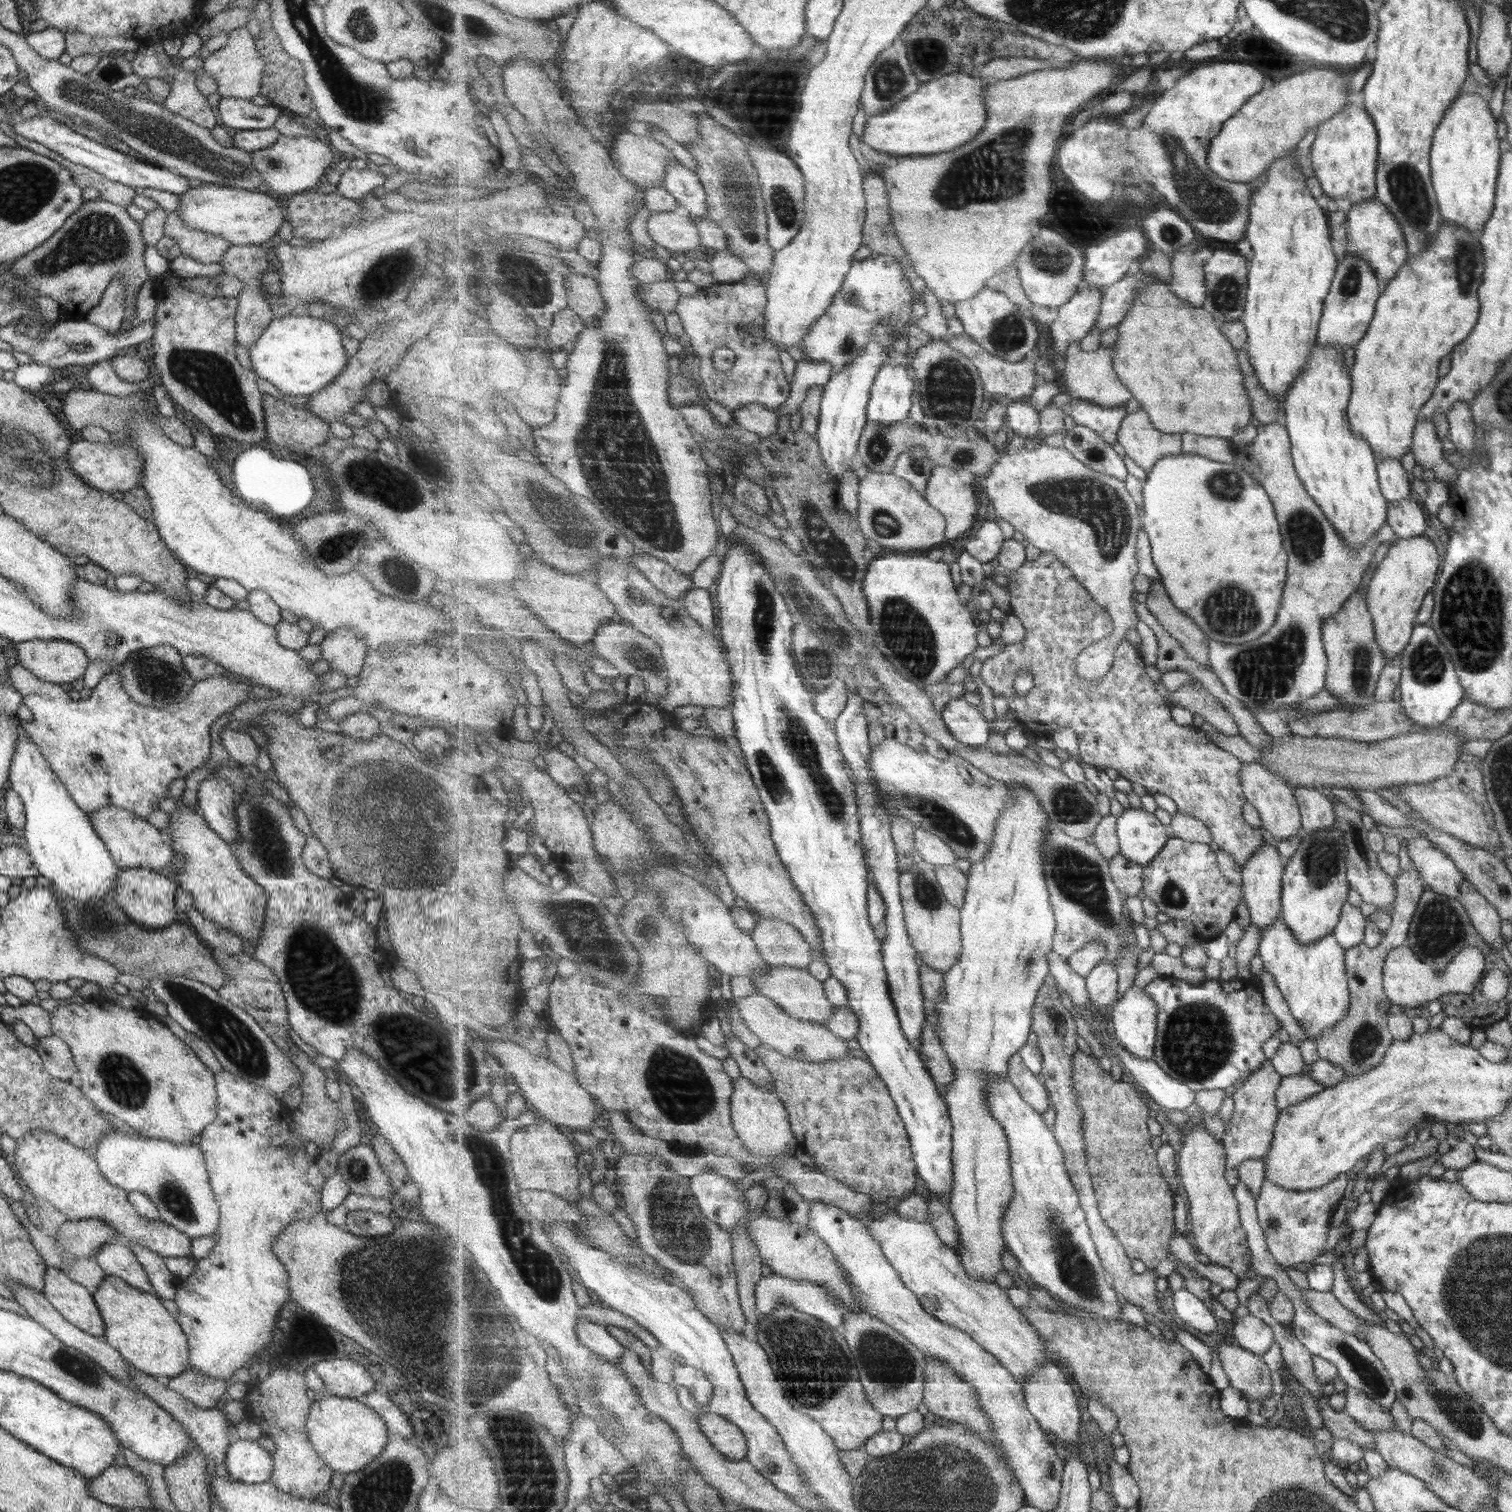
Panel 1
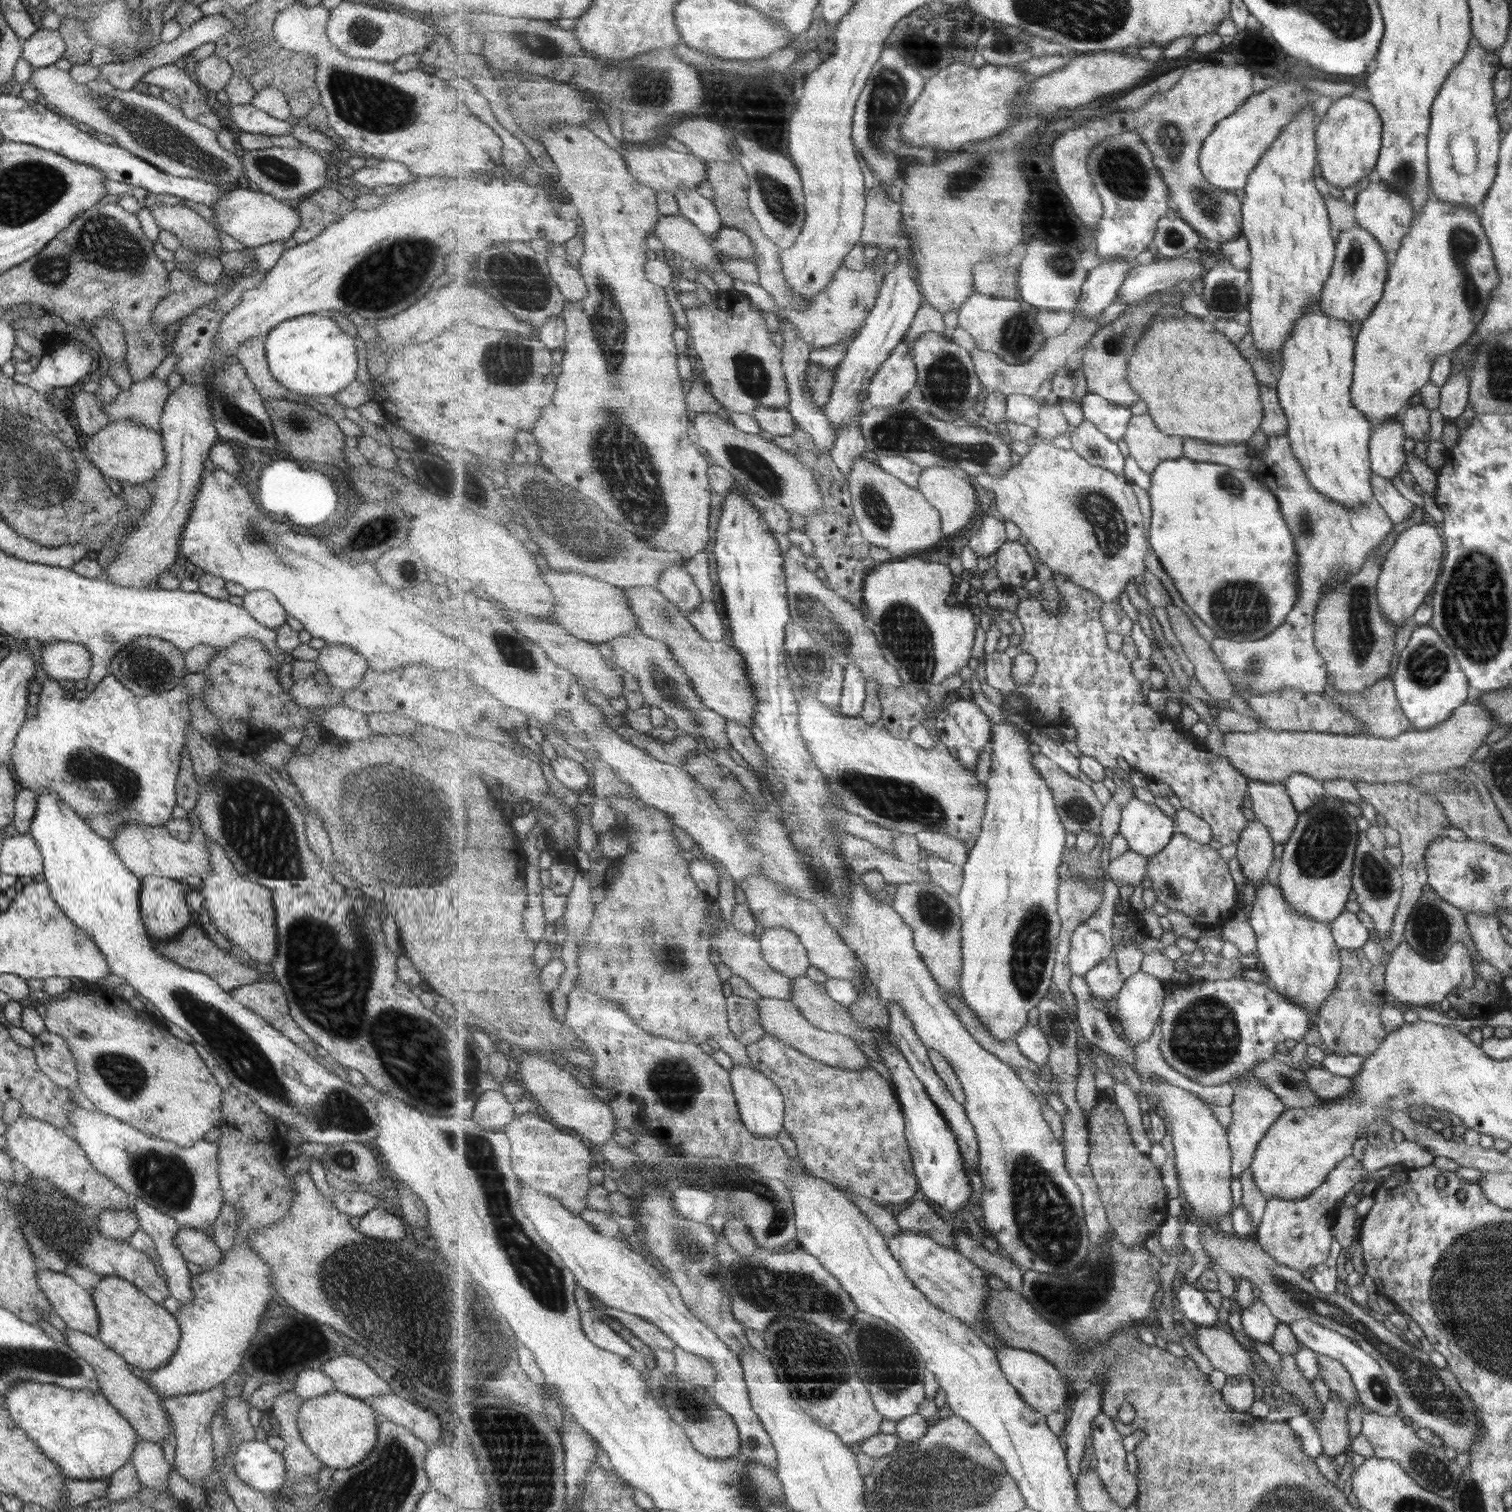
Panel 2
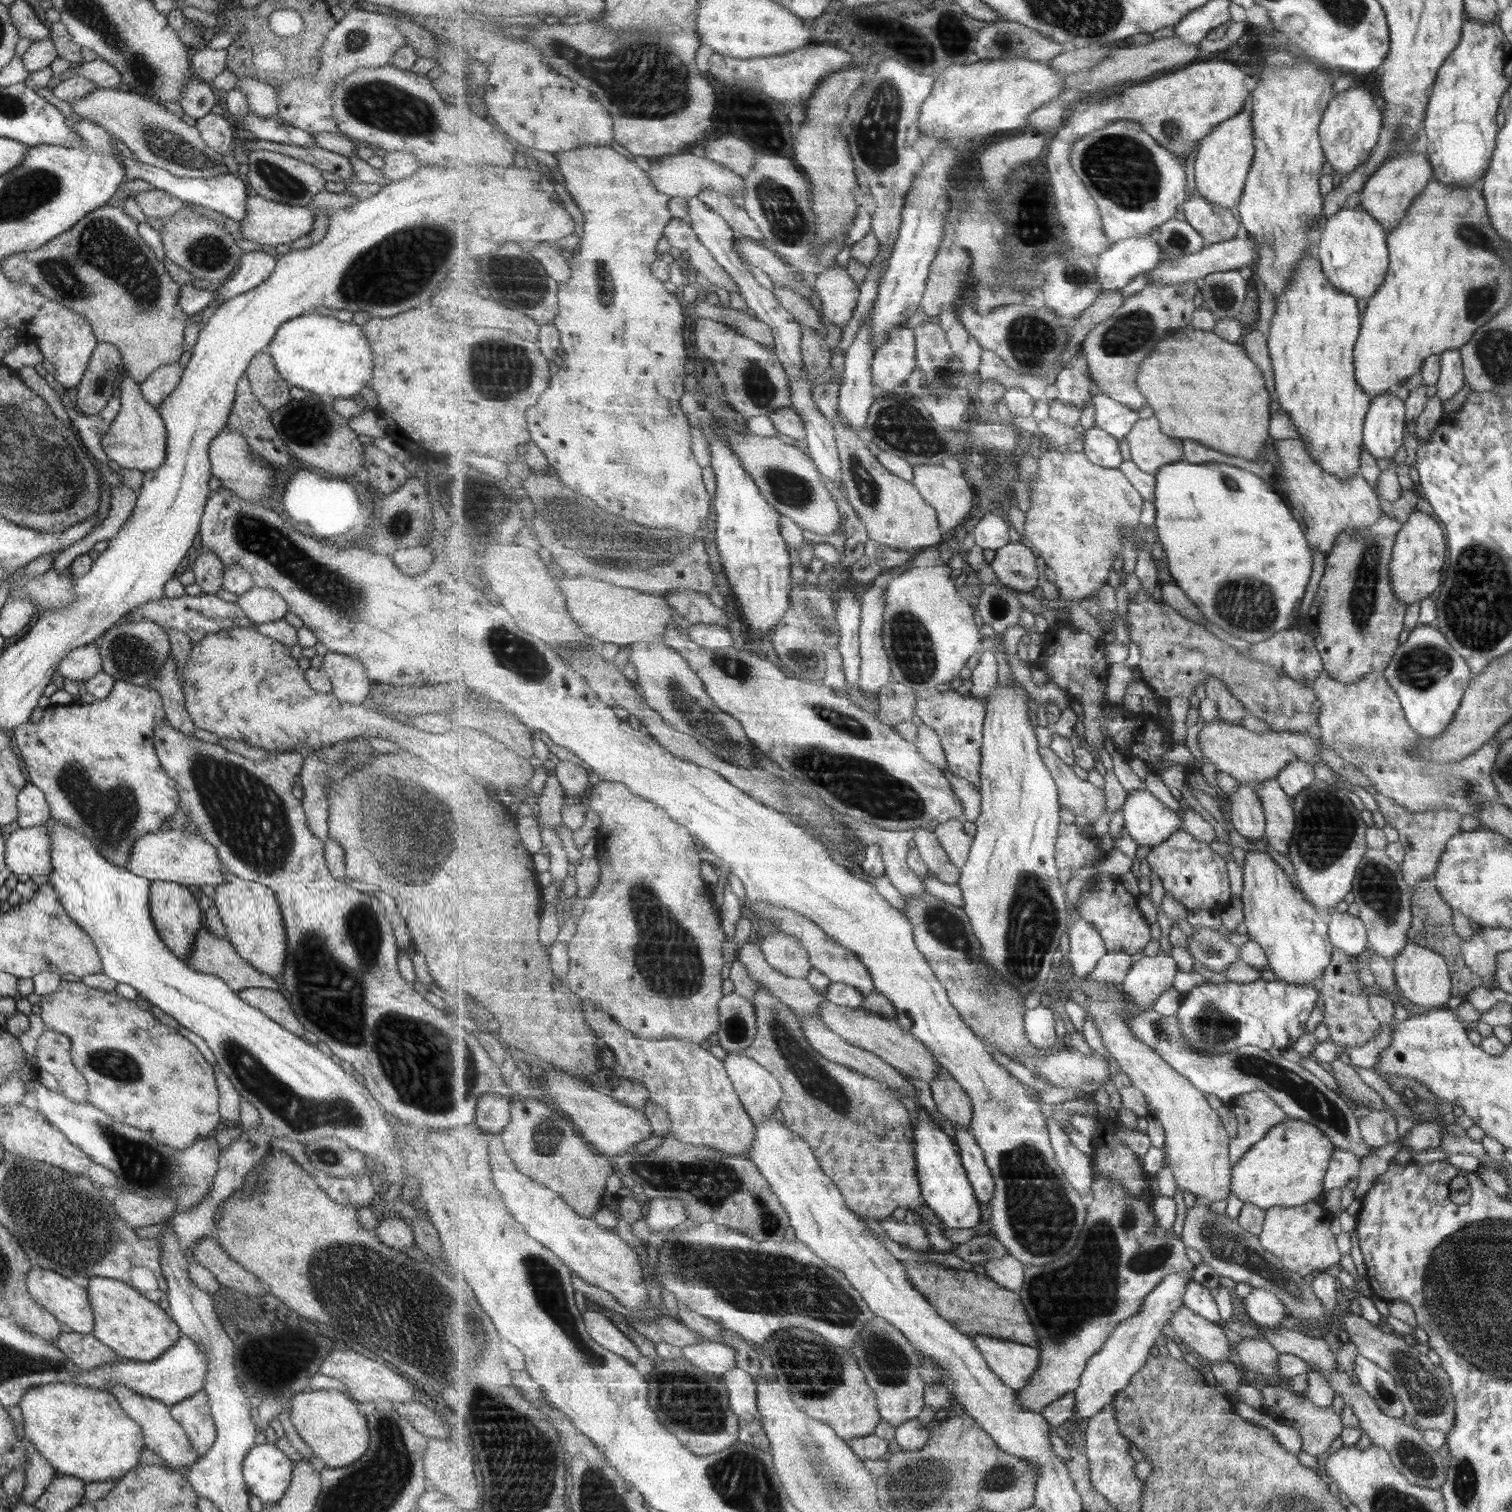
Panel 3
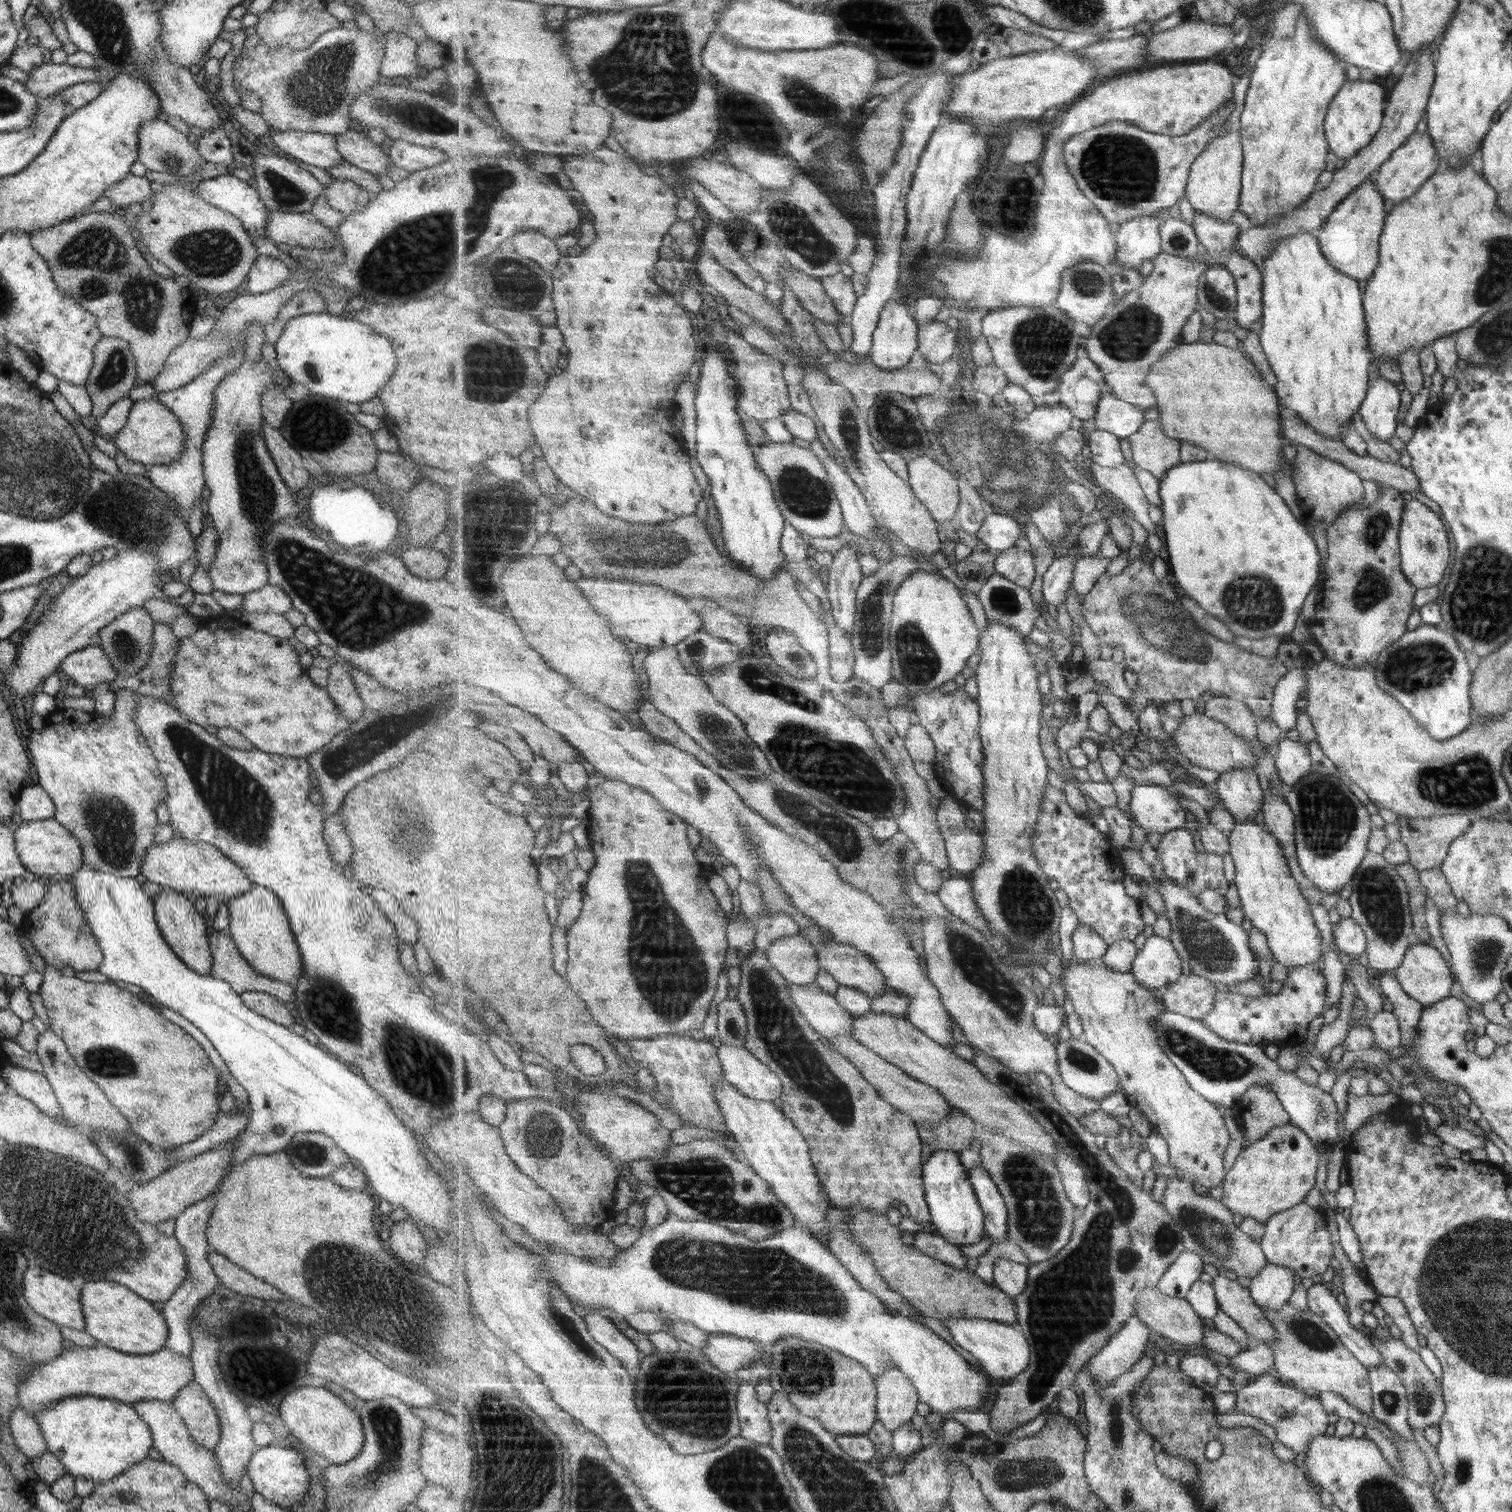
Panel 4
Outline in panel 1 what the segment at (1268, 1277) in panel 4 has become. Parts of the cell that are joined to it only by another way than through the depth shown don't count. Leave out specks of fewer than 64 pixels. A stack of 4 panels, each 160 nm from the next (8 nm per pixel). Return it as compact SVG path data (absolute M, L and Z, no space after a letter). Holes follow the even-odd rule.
M1251 1314L1238 1317L1232 1322L1232 1329L1237 1344L1249 1353L1264 1355L1273 1343L1273 1334L1269 1326Z

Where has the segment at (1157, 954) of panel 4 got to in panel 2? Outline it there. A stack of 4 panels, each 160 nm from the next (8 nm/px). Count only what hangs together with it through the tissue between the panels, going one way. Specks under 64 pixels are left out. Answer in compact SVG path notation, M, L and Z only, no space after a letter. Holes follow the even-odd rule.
M1140 970L1137 974L1127 979L1121 993L1115 999L1116 1016L1120 1019L1126 1040L1131 1044L1147 1042L1153 1036L1153 1030L1157 1026L1157 1020L1162 1016L1164 1009L1164 998L1167 982L1157 979L1157 976L1151 976Z

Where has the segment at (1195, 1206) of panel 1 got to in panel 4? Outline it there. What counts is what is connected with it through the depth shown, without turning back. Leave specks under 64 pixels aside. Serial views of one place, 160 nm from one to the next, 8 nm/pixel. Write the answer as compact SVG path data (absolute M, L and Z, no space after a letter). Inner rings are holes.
M1076 956L1071 957L1071 962L1070 965L1067 969L1067 971L1065 971L1064 974L1062 974L1062 970L1061 970L1061 975L1059 976L1059 984L1061 986L1061 988L1063 988L1063 990L1065 990L1065 994L1067 994L1069 996L1069 998L1071 999L1071 1002L1074 1006L1074 1009L1079 1013L1079 1016L1082 1018L1082 1026L1083 1026L1083 1035L1082 1037L1087 1041L1092 1043L1092 1045L1094 1047L1096 1047L1096 1049L1098 1051L1100 1051L1100 1053L1102 1055L1104 1055L1105 1058L1109 1059L1109 1062L1113 1063L1113 1066L1116 1068L1116 1071L1118 1072L1119 1076L1120 1076L1120 1086L1121 1086L1121 1091L1125 1094L1129 1104L1132 1107L1137 1107L1140 1108L1143 1111L1143 1114L1145 1114L1145 1116L1147 1116L1147 1118L1152 1122L1155 1131L1159 1134L1161 1134L1161 1136L1163 1136L1163 1138L1165 1138L1165 1140L1167 1140L1168 1145L1169 1145L1169 1150L1170 1150L1170 1164L1180 1173L1185 1172L1185 1174L1192 1174L1193 1175L1193 1179L1192 1182L1193 1183L1197 1183L1200 1184L1201 1186L1205 1186L1207 1188L1215 1188L1215 1186L1219 1186L1219 1187L1223 1187L1224 1186L1224 1182L1225 1182L1225 1177L1226 1177L1226 1166L1224 1165L1224 1153L1226 1152L1226 1150L1228 1149L1229 1143L1232 1141L1232 1135L1230 1134L1227 1124L1225 1123L1225 1118L1224 1118L1224 1114L1223 1112L1221 1112L1221 1110L1219 1108L1217 1108L1217 1106L1215 1106L1214 1102L1211 1102L1208 1098L1205 1098L1204 1096L1201 1096L1196 1090L1193 1090L1193 1087L1189 1084L1188 1079L1186 1079L1184 1077L1184 1074L1181 1072L1181 1070L1179 1070L1179 1068L1177 1068L1176 1064L1173 1064L1173 1061L1169 1058L1168 1054L1165 1054L1165 1051L1161 1048L1161 1045L1159 1044L1158 1041L1158 1034L1156 1031L1156 1022L1158 1021L1158 1016L1161 1016L1163 1013L1166 1013L1167 1011L1169 1011L1169 1008L1166 1007L1166 1004L1164 1003L1164 999L1163 999L1163 991L1160 990L1155 990L1155 989L1149 989L1149 987L1145 987L1145 985L1141 985L1141 983L1139 983L1139 981L1137 981L1137 976L1135 976L1132 971L1129 972L1117 972L1116 970L1111 970L1104 961L1104 957L1101 958L1094 958L1093 960L1078 960L1078 958L1076 958Z

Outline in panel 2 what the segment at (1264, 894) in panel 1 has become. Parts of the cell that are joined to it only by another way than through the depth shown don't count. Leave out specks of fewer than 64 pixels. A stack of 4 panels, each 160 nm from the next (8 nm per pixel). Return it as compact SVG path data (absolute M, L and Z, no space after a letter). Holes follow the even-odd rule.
M1254 819L1248 822L1248 828L1244 830L1237 844L1236 854L1242 873L1254 888L1259 887L1259 883L1265 878L1267 868L1271 866L1271 860L1273 860L1271 856L1273 844L1271 844L1272 838L1269 838L1269 835L1267 827Z

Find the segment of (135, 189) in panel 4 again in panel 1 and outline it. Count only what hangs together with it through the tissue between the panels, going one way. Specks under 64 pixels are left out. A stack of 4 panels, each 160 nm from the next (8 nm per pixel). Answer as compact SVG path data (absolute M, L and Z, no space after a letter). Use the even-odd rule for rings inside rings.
M176 211L166 213L164 235L177 243L181 255L204 265L219 262L231 245L217 235L207 234L201 230L189 230Z

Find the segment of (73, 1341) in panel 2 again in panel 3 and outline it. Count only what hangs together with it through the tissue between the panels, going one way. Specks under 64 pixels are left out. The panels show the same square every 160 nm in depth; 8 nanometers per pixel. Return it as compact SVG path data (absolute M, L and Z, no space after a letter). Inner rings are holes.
M113 1383L110 1394L119 1404L121 1411L137 1426L140 1426L144 1446L151 1449L161 1462L166 1462L171 1471L189 1468L189 1466L193 1466L193 1462L197 1462L199 1456L196 1456L190 1449L185 1431L171 1418L169 1408L165 1404L145 1396L139 1396L121 1383Z

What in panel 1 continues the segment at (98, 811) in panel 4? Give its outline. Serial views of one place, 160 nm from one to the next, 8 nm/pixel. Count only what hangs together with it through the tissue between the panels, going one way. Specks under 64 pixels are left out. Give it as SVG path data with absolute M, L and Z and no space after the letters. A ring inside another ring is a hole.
M19 664L9 669L8 675L12 687L21 695L23 704L33 716L31 722L22 721L20 727L37 745L73 802L87 814L97 807L118 806L142 819L151 810L158 809L155 803L158 798L167 797L165 792L171 780L184 777L207 762L211 754L209 726L221 714L252 696L249 684L253 684L250 678L237 677L237 681L232 681L236 676L221 670L212 677L194 681L188 696L181 702L153 708L133 702L123 690L120 676L115 671L106 674L85 700L71 698L59 685L39 680Z

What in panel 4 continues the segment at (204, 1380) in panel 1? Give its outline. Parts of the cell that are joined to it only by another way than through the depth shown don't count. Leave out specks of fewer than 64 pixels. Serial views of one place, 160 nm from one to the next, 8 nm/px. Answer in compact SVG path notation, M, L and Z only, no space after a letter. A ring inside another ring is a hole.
M185 1384L170 1406L181 1417L193 1442L212 1452L218 1441L219 1421L198 1384Z

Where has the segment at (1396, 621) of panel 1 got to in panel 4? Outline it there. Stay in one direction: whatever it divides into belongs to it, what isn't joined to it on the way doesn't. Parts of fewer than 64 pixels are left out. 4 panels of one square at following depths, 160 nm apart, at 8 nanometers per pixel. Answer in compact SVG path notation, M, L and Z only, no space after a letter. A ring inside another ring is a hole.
M1415 499L1403 504L1398 530L1398 555L1401 574L1416 589L1435 586L1447 568L1449 546L1443 524L1437 514Z

